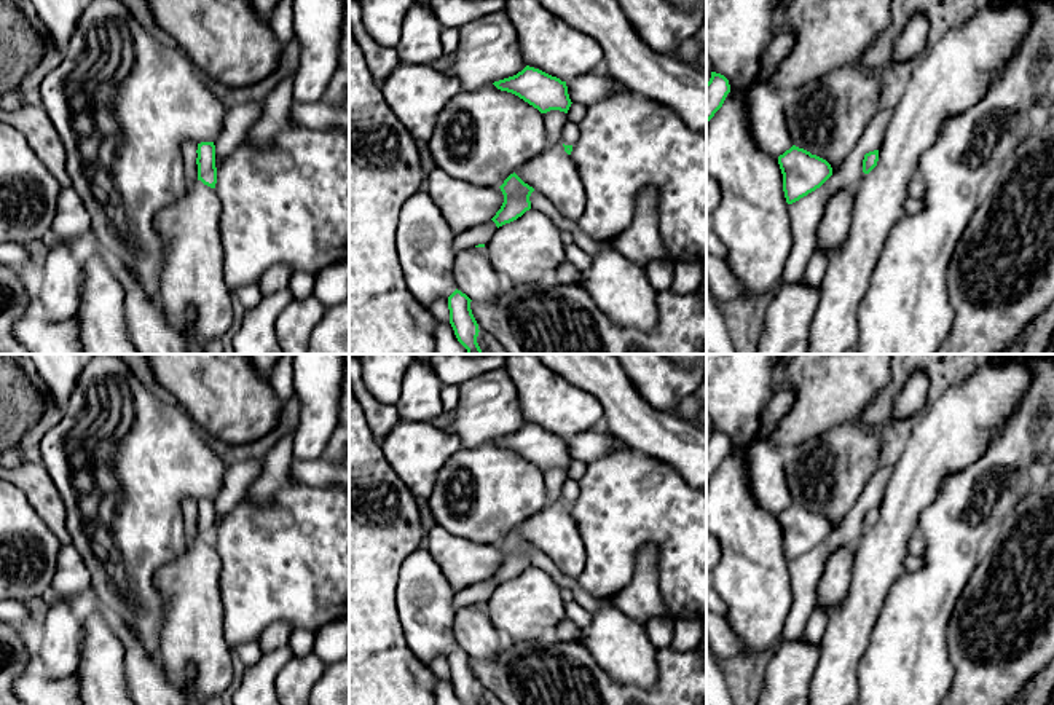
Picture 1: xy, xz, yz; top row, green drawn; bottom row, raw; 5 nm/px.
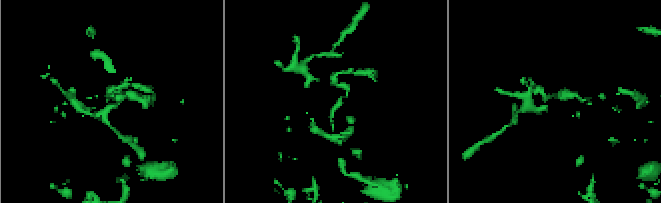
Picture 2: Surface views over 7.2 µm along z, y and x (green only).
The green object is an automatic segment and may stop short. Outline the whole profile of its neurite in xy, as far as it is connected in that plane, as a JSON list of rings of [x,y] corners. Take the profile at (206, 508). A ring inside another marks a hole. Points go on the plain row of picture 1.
[[[214,499],[198,501],[198,538],[204,542],[215,545],[217,541],[217,525],[215,525],[215,502]]]

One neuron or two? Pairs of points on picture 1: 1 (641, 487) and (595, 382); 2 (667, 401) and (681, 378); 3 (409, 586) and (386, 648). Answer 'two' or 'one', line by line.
1: two
2: one
3: two

